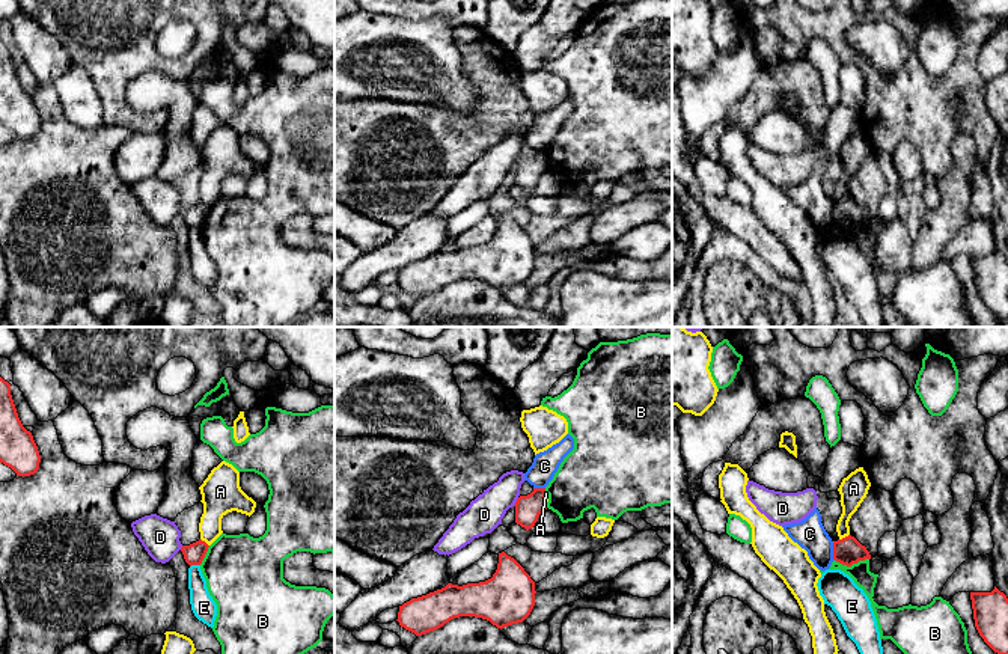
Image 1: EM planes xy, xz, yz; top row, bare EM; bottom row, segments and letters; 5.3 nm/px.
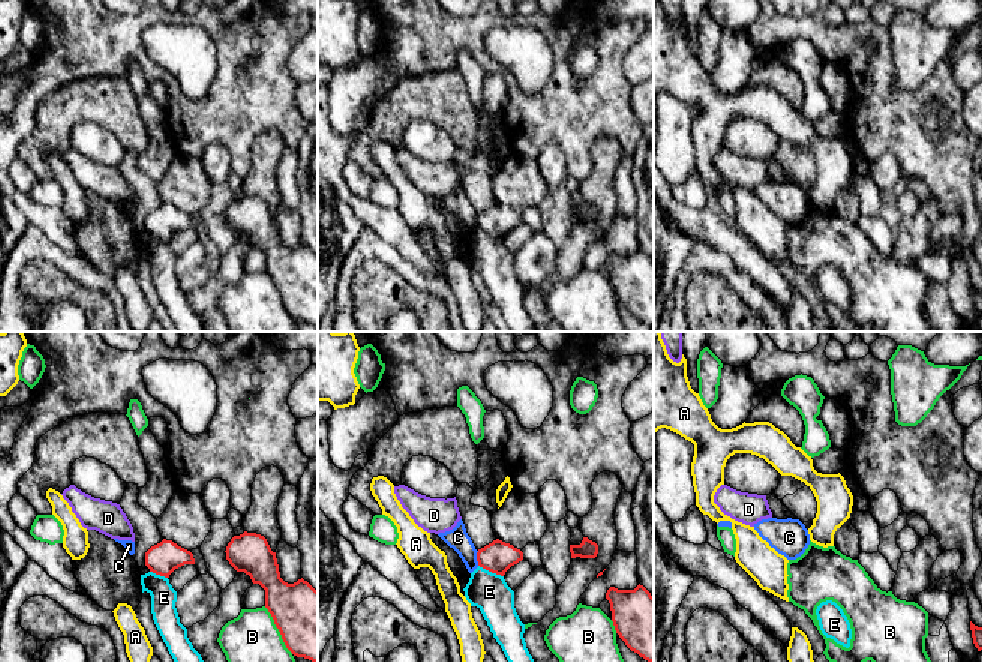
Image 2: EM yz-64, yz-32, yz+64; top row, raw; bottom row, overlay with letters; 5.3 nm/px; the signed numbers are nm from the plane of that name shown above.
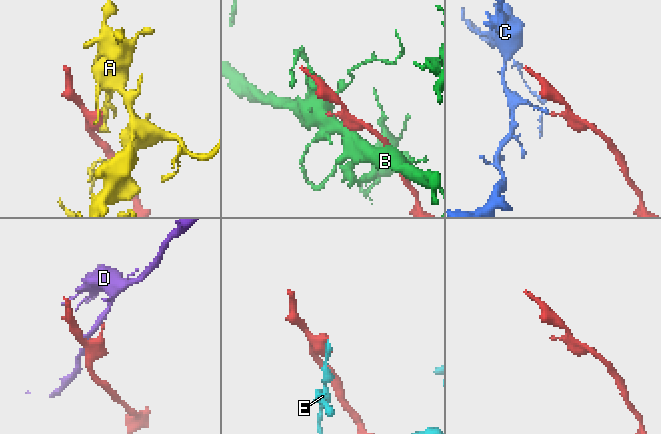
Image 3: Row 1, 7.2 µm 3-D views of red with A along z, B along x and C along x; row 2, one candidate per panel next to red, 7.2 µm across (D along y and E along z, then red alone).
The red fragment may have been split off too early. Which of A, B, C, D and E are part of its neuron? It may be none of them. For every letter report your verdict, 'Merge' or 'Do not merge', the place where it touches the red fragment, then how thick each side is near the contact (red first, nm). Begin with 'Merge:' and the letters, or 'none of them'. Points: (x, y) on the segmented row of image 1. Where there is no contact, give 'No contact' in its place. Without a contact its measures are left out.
Merge: none of them
A: Do not merge. Touches red at yz (846, 537). Thickness 150 nm (red) against 140 nm
B: Do not merge. Touches red at yz (852, 564). Thickness 150 nm (red) against 100 nm
C: Do not merge. Touches red at yz (833, 550). Thickness 150 nm (red) against 170 nm
D: Do not merge. Touches red at xz (516, 502). Thickness 140 nm (red) against 190 nm
E: Do not merge. Touches red at xy (195, 564). Thickness 110 nm (red) against 130 nm

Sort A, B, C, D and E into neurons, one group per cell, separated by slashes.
A / B / C / D / E

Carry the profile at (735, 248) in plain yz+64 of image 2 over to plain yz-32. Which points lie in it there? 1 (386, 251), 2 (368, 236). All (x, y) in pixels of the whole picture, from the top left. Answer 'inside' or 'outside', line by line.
1: outside
2: outside

